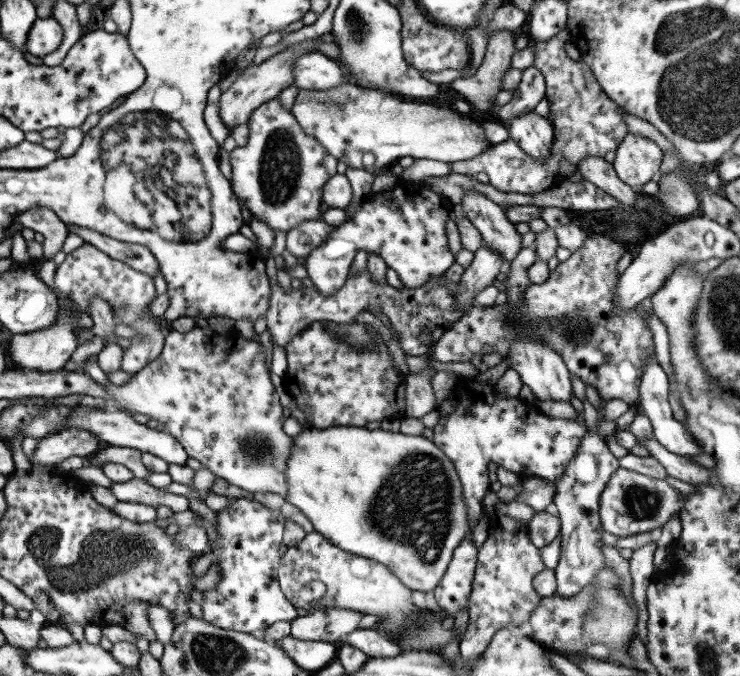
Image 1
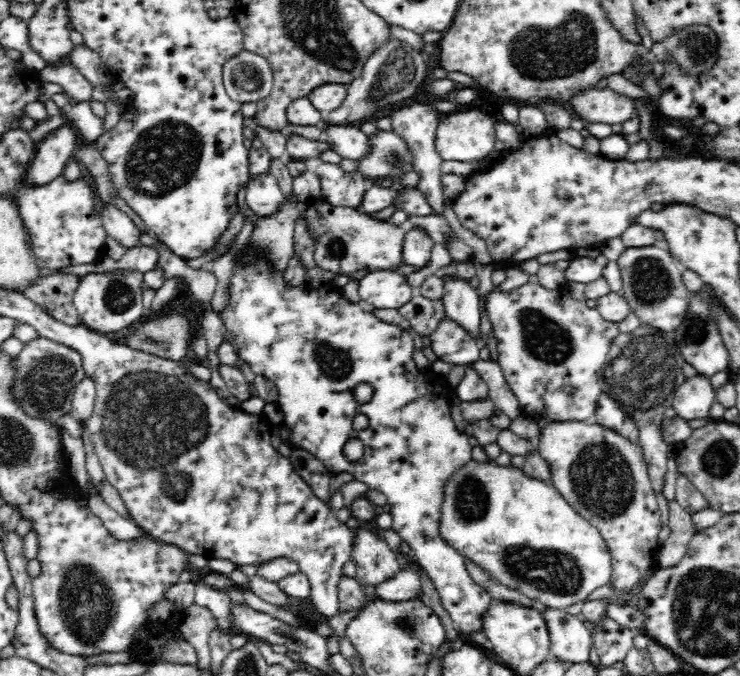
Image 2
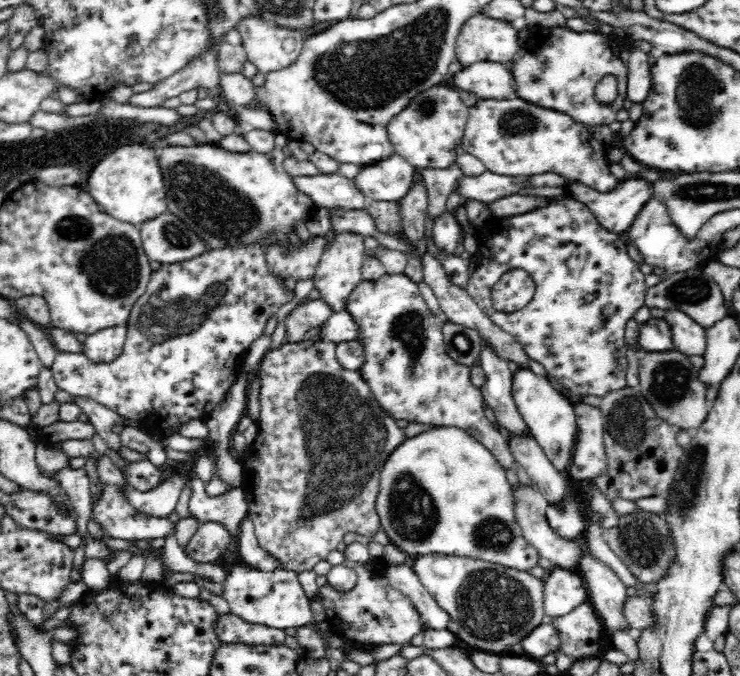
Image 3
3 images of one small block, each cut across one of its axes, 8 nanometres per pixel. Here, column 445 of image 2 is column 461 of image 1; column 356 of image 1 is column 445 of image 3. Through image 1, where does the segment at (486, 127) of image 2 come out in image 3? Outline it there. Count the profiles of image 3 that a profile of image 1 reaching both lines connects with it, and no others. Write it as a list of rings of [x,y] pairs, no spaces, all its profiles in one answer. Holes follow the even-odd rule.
[[[436,85],[417,94],[388,123],[388,137],[398,156],[406,159],[416,170],[423,168],[448,168],[456,163],[457,147],[469,119],[469,107],[462,102],[457,88]]]

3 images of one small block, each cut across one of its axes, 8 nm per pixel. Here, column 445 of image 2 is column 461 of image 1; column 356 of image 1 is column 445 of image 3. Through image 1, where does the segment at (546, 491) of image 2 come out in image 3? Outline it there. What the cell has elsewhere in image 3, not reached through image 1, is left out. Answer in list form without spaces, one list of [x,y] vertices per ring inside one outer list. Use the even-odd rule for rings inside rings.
[[[432,427],[432,430],[422,432],[408,438],[408,442],[404,442],[402,446],[396,448],[396,452],[388,455],[386,462],[380,474],[379,495],[375,503],[375,510],[381,521],[381,529],[386,532],[390,542],[404,553],[411,556],[411,559],[422,556],[422,554],[440,554],[442,556],[460,556],[482,560],[484,562],[492,562],[508,568],[520,571],[528,571],[539,565],[540,554],[534,549],[528,540],[524,538],[522,527],[516,519],[516,497],[514,497],[514,488],[507,478],[507,469],[505,469],[500,461],[484,446],[479,440],[476,440],[468,431],[458,427]]]

